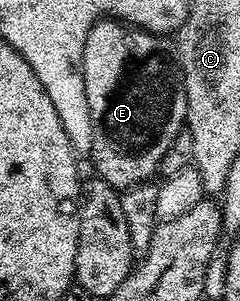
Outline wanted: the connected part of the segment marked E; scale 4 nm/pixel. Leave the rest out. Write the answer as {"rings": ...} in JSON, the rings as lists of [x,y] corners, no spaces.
{"rings":[[[100,19],[88,31],[88,39],[84,43],[84,55],[82,56],[82,78],[84,79],[84,91],[88,95],[88,111],[94,124],[92,131],[92,151],[89,156],[94,160],[93,172],[103,181],[110,184],[113,189],[119,191],[128,189],[132,185],[140,185],[151,180],[160,167],[160,159],[164,159],[164,151],[172,147],[176,135],[183,132],[186,123],[186,92],[182,82],[182,69],[178,66],[176,45],[169,36],[157,33],[148,33],[145,29],[135,29],[117,19]]]}

